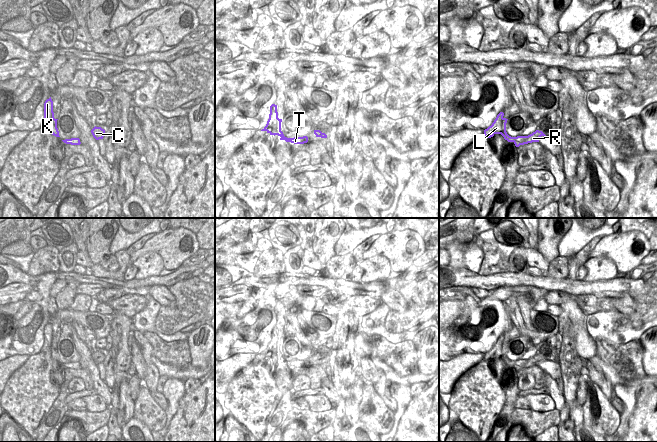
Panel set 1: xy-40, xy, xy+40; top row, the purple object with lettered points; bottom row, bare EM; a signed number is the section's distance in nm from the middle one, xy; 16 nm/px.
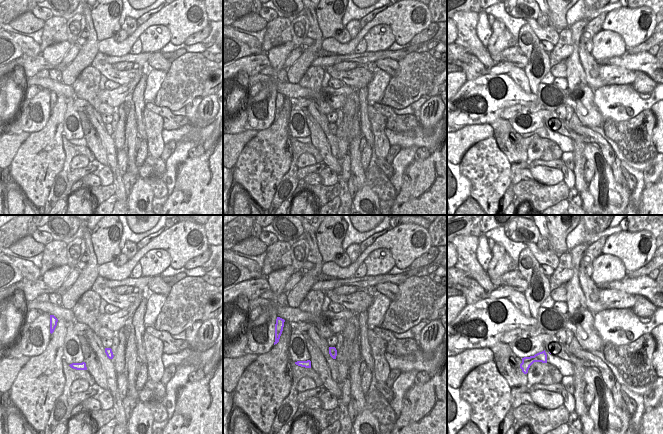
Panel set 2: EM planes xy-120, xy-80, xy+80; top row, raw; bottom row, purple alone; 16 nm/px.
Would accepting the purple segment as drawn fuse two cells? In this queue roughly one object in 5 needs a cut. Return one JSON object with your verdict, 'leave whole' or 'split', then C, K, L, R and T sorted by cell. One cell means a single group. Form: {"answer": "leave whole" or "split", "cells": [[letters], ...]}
{"answer": "split", "cells": [["C", "R", "T"], ["K", "L"]]}

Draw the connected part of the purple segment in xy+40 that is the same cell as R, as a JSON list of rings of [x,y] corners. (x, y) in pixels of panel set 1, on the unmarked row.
[[[536,354],[532,358],[528,360],[517,360],[515,361],[515,370],[519,371],[520,369],[532,367],[532,366],[539,366],[541,360],[546,360],[542,355]]]

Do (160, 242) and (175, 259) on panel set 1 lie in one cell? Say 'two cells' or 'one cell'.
one cell

